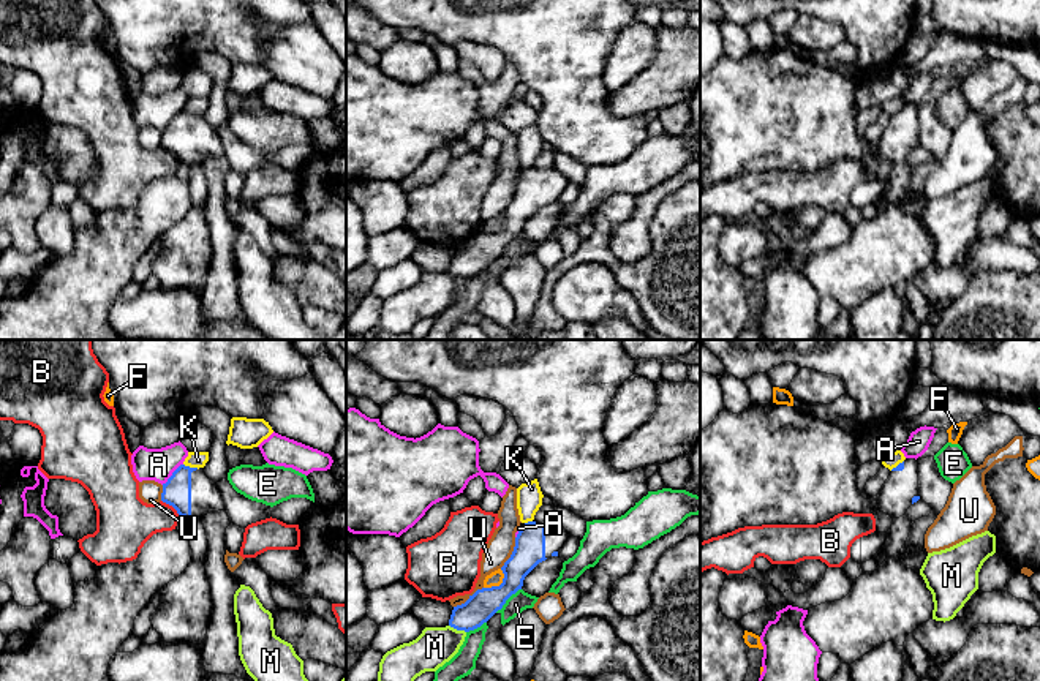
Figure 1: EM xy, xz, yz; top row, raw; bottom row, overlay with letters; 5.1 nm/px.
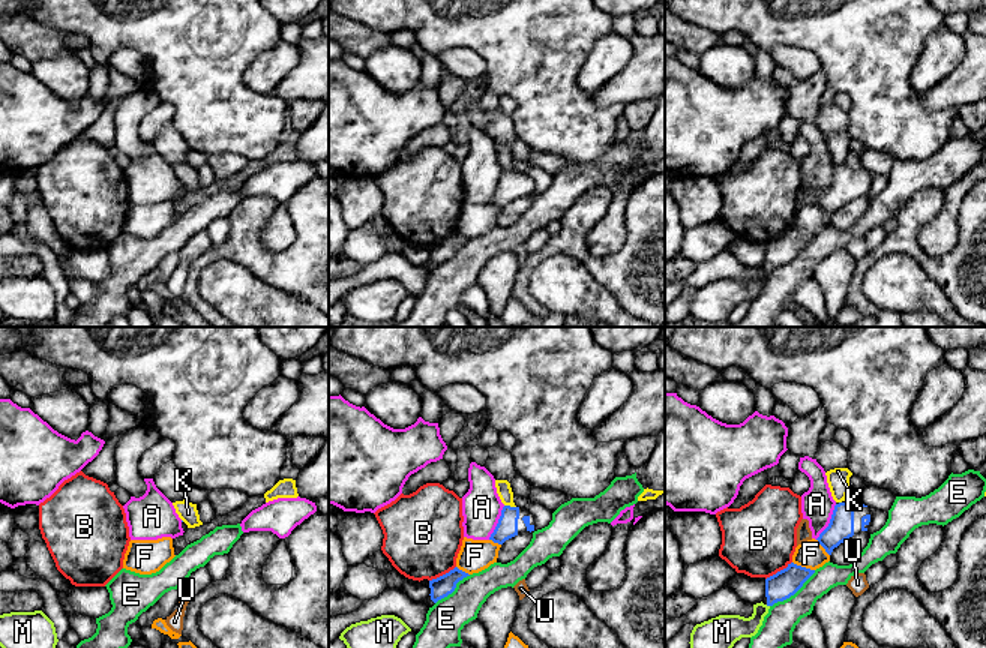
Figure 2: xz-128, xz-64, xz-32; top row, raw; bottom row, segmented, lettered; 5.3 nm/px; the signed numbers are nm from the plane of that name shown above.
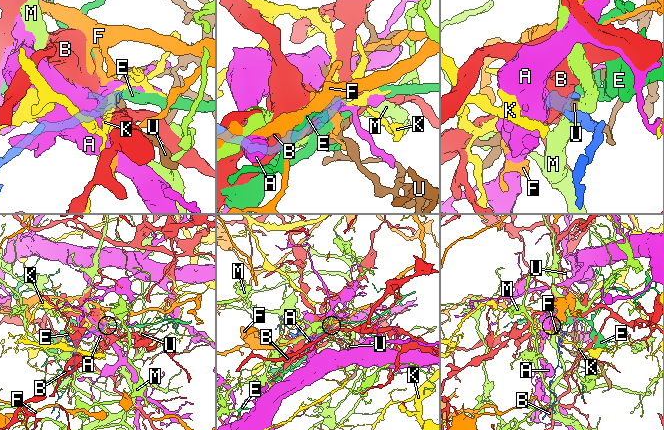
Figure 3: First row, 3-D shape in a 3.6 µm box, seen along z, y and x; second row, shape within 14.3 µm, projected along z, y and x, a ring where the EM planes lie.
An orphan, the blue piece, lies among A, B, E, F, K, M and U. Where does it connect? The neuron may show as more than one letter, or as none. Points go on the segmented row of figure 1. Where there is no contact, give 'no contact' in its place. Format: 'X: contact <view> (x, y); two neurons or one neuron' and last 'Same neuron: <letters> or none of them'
A: contact xy (173, 474); two neurons
B: contact xy (171, 504); two neurons
E: contact xz (506, 599); two neurons
F: contact xz (500, 585); two neurons
K: contact xy (192, 468); two neurons
M: contact xz (457, 629); two neurons
U: contact xz (512, 553); two neurons
Same neuron: none of them

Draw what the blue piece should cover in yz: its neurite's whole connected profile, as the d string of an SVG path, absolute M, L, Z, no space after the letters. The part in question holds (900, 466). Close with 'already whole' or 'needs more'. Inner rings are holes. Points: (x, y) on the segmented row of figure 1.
M773 401L752 403L738 414L722 409L707 428L700 430L700 542L744 526L817 525L842 512L871 514L877 509L899 518L920 499L915 458L906 458L893 468L880 491L869 499L865 499L857 487L857 469L855 436L814 417L806 409Z; needs more

